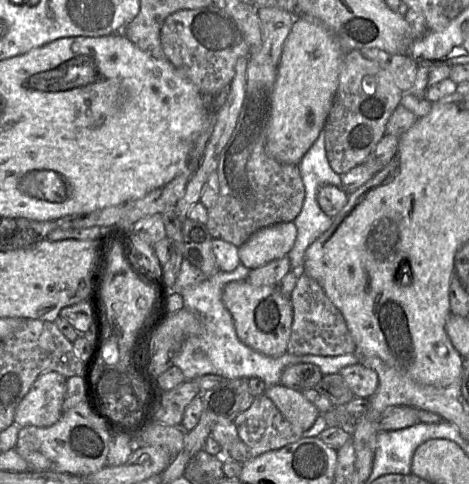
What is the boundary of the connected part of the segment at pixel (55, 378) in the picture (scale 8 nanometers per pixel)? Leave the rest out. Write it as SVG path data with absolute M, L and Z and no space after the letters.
M58 372L38 376L16 408L14 423L20 427L50 427L63 415L67 378Z

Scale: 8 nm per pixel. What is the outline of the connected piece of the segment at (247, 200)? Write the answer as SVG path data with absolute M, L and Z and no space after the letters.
M273 7L259 8L258 17L260 20L262 47L257 54L253 54L248 58L245 97L236 126L219 155L217 167L219 197L216 204L212 208L207 209L208 220L206 227L210 235L214 239L229 242L238 248L262 228L282 222L294 221L301 211L305 197L305 187L298 165L280 163L271 157L266 149L267 127L271 113L278 65L284 42L296 17L294 17L293 13Z

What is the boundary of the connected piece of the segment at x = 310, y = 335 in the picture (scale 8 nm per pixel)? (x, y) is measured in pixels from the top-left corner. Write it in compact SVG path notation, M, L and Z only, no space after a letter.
M301 274L290 300L293 307L291 335L286 353L291 355L338 356L356 353L356 344L339 309L331 302L319 283Z

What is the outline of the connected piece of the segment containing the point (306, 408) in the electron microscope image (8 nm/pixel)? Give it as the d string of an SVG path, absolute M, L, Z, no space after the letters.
M277 384L267 387L264 394L284 418L299 430L308 430L320 415L317 407L307 400L301 391Z

